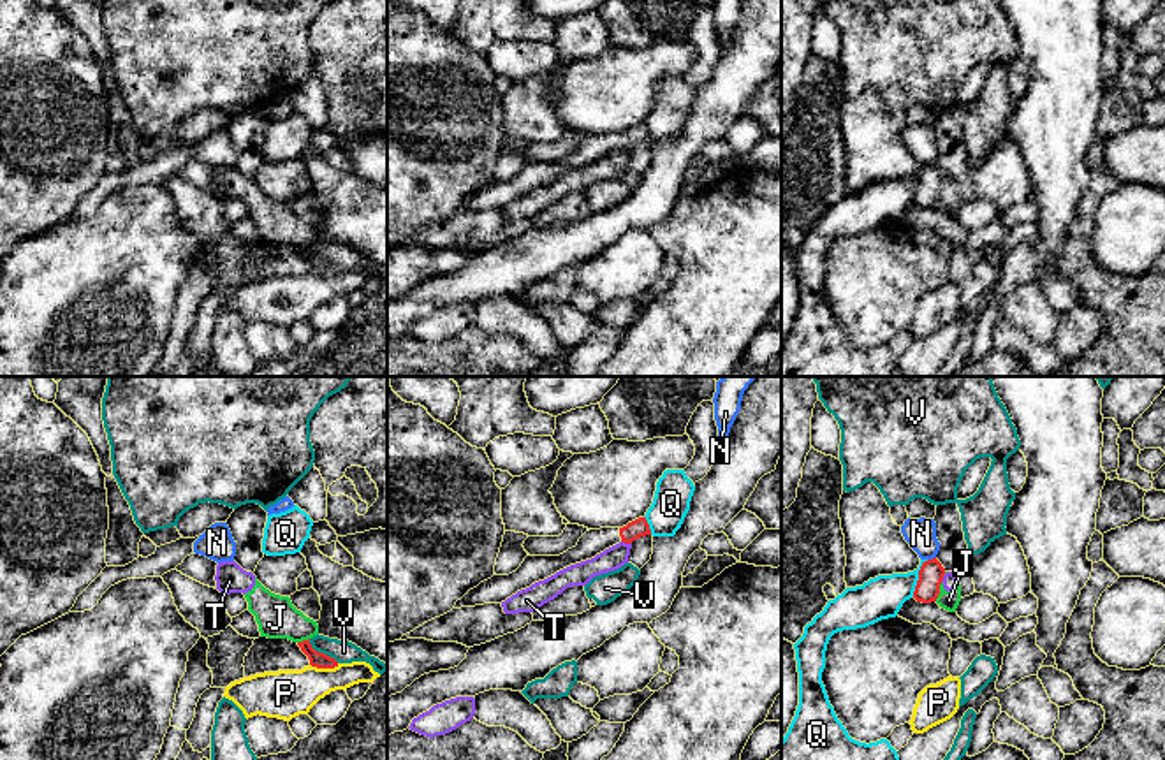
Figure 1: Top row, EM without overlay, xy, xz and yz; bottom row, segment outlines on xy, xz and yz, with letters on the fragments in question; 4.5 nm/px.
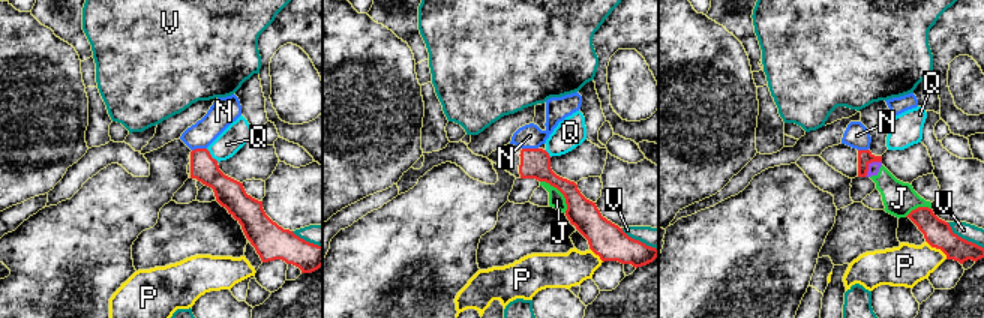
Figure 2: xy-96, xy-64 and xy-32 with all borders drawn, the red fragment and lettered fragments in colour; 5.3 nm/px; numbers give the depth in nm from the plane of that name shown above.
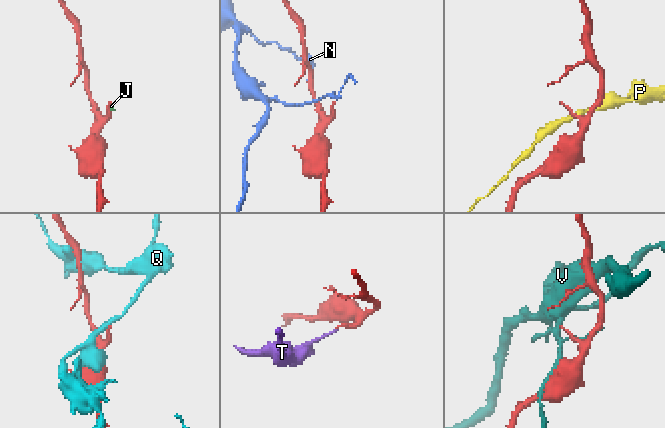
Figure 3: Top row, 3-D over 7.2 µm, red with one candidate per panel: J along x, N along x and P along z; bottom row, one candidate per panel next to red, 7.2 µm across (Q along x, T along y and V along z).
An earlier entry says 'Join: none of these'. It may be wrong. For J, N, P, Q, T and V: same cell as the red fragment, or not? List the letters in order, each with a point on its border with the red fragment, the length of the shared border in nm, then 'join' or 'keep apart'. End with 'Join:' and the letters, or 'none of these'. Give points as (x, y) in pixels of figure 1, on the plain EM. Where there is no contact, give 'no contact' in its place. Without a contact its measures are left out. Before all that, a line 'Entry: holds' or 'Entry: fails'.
Entry: holds
J: contact yz (938, 197); length 90 nm; keep apart
N: contact yz (933, 164); length 40 nm; keep apart
P: contact xy (324, 273); length 140 nm; keep apart
Q: contact yz (919, 183); length 180 nm; keep apart
T: contact xz (627, 148); length 50 nm; keep apart
V: contact xy (322, 259); length 180 nm; keep apart
Join: none of these

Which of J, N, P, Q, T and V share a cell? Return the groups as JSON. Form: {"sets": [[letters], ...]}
{"sets": [["J", "T"], ["N"], ["P"], ["Q"], ["V"]]}

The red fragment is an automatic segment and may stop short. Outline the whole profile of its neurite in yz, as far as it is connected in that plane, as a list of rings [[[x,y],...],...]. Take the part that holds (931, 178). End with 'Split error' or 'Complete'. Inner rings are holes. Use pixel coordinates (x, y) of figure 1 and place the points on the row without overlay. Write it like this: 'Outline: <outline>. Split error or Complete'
Outline: [[[936,164],[924,167],[919,176],[919,186],[913,197],[913,204],[922,209],[936,208],[943,181],[945,174]]]. Complete

